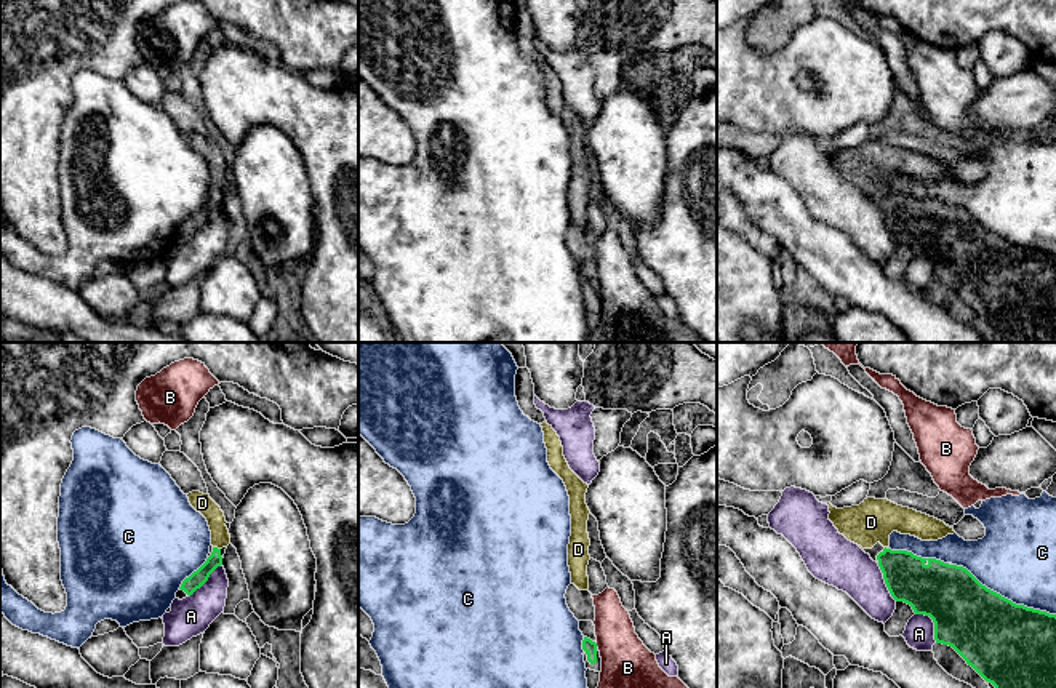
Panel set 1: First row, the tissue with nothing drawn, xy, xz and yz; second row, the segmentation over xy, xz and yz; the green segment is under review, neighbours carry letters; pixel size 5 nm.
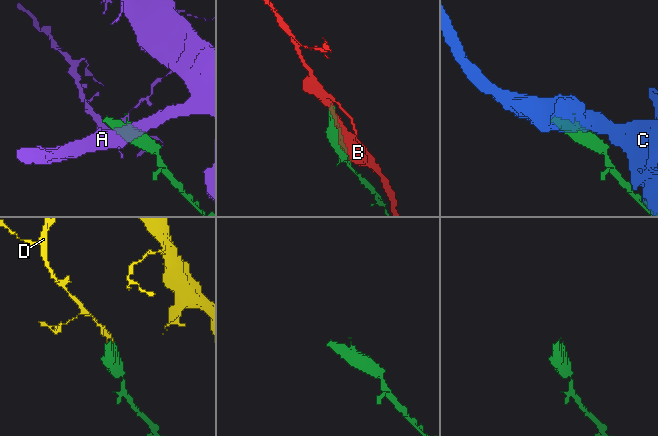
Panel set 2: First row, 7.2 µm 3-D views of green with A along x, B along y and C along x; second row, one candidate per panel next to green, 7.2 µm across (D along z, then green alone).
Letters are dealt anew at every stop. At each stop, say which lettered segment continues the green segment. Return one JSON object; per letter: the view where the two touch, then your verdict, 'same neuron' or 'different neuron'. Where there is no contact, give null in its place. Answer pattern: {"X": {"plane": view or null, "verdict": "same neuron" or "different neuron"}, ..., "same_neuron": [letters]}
{"A": {"plane": "yz", "verdict": "different neuron"}, "B": {"plane": "xz", "verdict": "different neuron"}, "C": {"plane": "yz", "verdict": "different neuron"}, "D": {"plane": "xy", "verdict": "same neuron"}, "same_neuron": ["D"]}

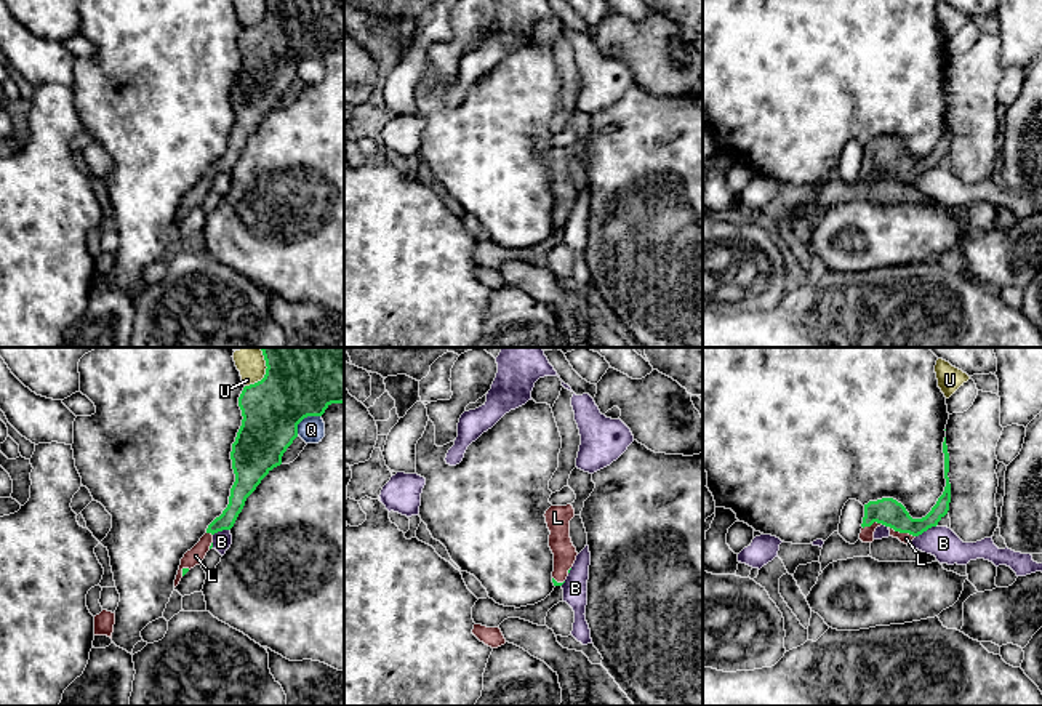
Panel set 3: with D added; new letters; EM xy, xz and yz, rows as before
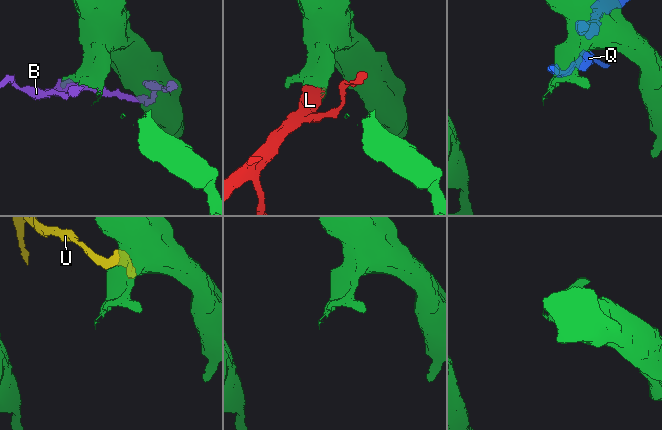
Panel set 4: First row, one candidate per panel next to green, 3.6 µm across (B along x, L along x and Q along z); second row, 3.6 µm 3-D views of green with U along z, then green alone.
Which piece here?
{"B": {"plane": "yz", "verdict": "different neuron"}, "L": {"plane": "yz", "verdict": "same neuron"}, "Q": {"plane": "xy", "verdict": "different neuron"}, "U": {"plane": "xy", "verdict": "different neuron"}, "same_neuron": ["L"]}

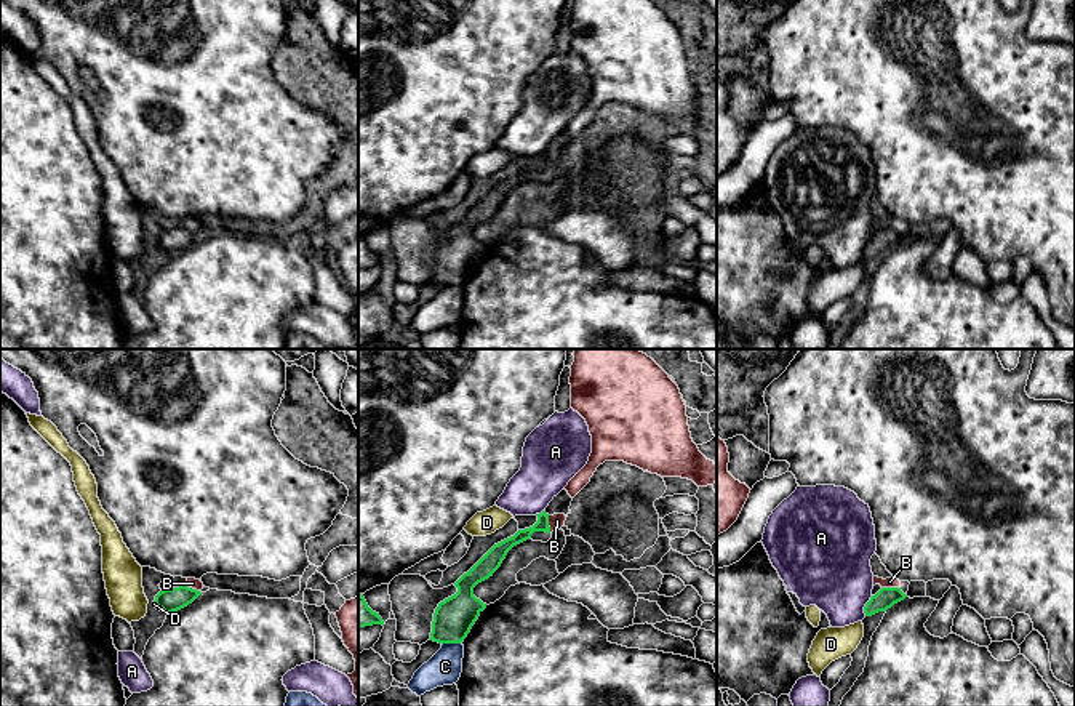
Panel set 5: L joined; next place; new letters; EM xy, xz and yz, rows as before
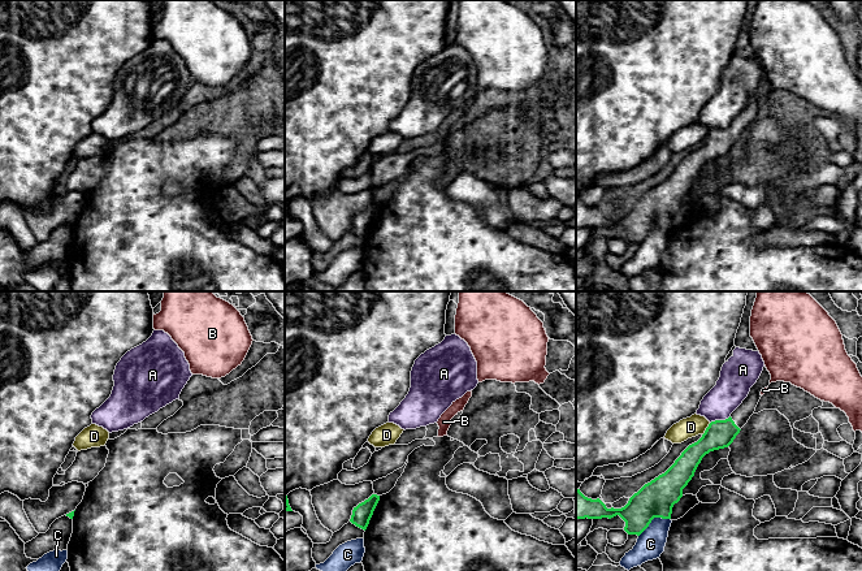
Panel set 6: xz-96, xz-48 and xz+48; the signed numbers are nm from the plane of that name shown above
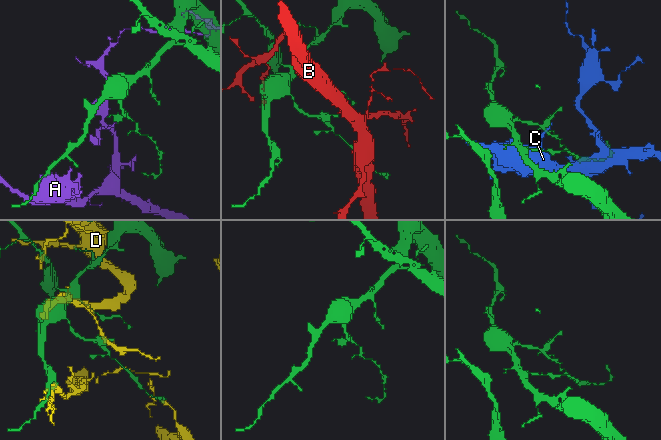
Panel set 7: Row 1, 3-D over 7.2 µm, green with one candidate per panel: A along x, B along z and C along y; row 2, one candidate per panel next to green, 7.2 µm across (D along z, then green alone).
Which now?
{"A": {"plane": "yz", "verdict": "different neuron"}, "B": {"plane": "xz", "verdict": "different neuron"}, "C": {"plane": "xz", "verdict": "different neuron"}, "D": {"plane": "xy", "verdict": "different neuron"}, "same_neuron": []}

